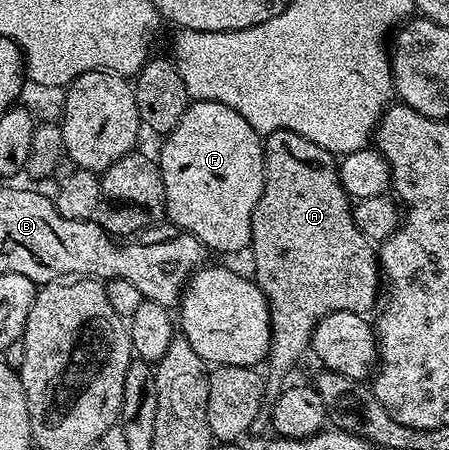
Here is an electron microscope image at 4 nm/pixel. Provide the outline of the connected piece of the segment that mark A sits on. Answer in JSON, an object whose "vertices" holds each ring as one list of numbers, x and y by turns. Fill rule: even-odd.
{"vertices":[[287,129,272,131,270,134,267,134,263,140,263,153,265,155,264,191,261,192,261,197,257,200,256,207,253,209,249,246,253,249,255,261,255,271,252,274,253,280,264,291,266,301,270,307,270,352,267,354,264,367,264,385,265,387,278,387,283,391,288,387,286,372,301,359,302,352,307,352,310,349,310,335,313,333,314,328,318,326,322,317,332,315,336,311,348,311,349,313,366,315,369,314,368,311,370,308,373,310,379,304,380,266,378,264,378,255,375,246,362,234,360,227,356,227,351,198,347,197,344,187,338,178,338,161,335,154,330,153,316,143,312,143,312,139,308,139,296,131,288,131]]}

